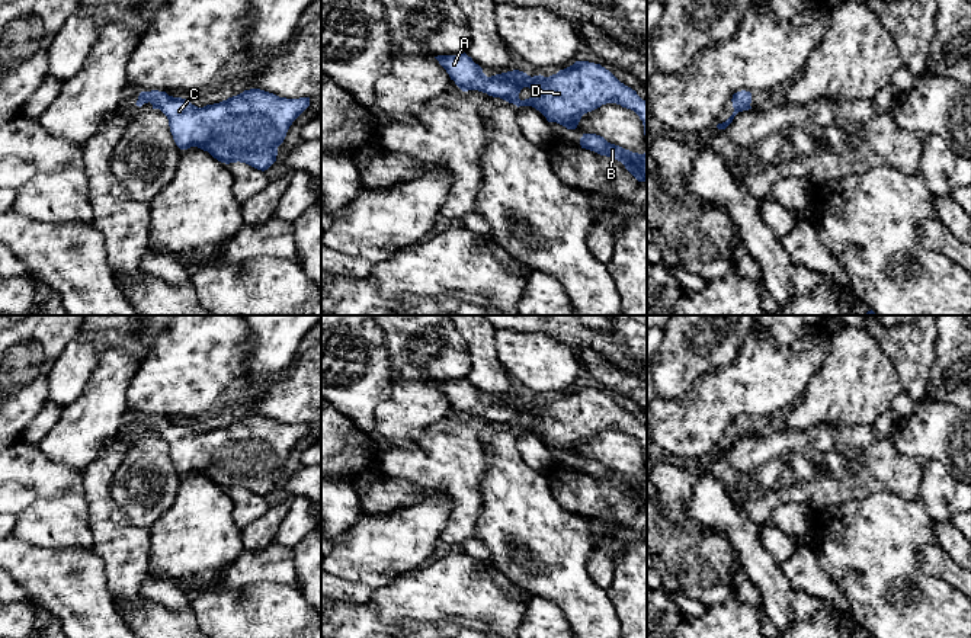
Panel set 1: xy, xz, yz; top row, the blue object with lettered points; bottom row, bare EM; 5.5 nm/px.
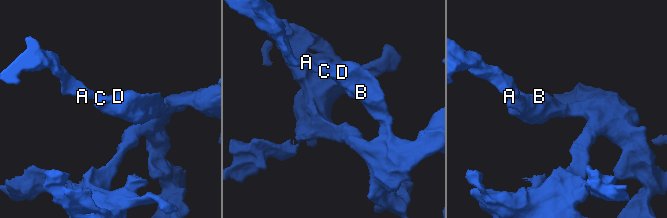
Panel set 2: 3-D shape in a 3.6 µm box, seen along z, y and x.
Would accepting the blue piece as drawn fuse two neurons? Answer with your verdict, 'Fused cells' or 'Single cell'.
Single cell

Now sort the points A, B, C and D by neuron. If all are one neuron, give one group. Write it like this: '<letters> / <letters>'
A B C D

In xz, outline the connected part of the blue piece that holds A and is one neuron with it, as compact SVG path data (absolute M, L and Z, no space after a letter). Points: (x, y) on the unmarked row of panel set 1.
M465 378L461 381L438 381L435 382L446 395L451 405L462 416L478 416L493 423L500 423L509 429L519 432L532 432L539 436L548 448L557 448L567 455L576 455L581 442L602 430L616 429L622 433L634 436L644 451L647 468L647 427L642 426L635 416L621 408L609 395L600 389L589 387L576 387L573 391L560 395L549 403L528 401L523 397L513 395L487 403L483 394L472 387Z

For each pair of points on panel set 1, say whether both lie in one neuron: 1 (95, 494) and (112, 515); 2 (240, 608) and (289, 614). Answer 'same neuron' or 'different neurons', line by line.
1: same neuron
2: same neuron

